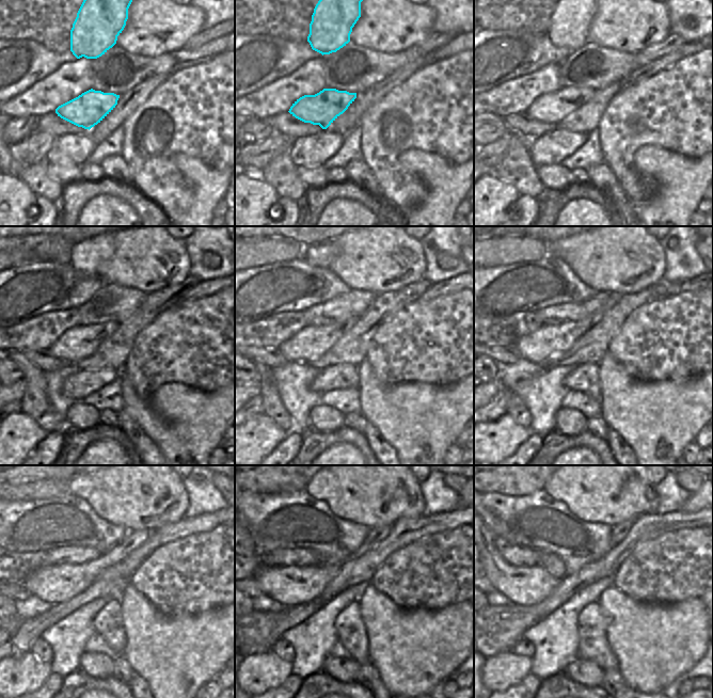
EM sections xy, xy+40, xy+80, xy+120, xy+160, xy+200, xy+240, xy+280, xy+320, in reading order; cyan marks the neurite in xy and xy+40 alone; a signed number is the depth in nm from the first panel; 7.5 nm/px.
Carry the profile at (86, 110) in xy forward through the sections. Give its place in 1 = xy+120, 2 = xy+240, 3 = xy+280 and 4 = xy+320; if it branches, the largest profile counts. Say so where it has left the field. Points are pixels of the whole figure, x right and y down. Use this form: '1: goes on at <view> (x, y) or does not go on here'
1: goes on at xy+120 (79, 342)
2: goes on at xy+240 (57, 584)
3: goes on at xy+280 (289, 586)
4: goes on at xy+320 (523, 585)

